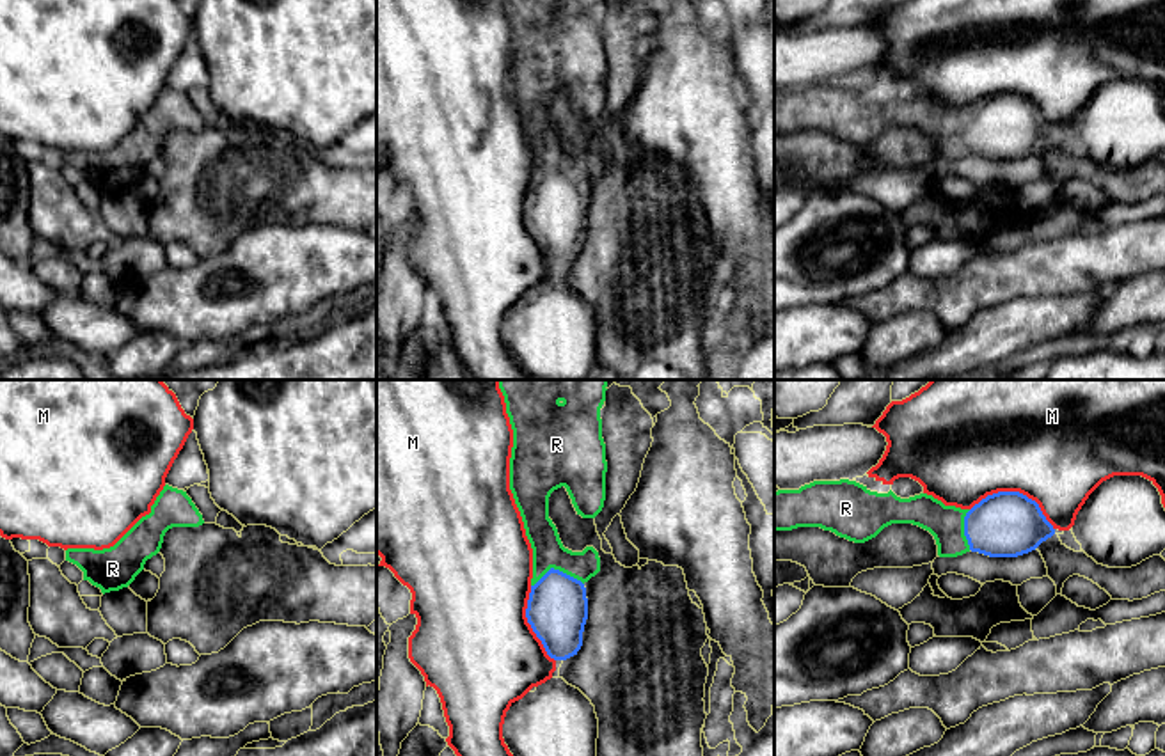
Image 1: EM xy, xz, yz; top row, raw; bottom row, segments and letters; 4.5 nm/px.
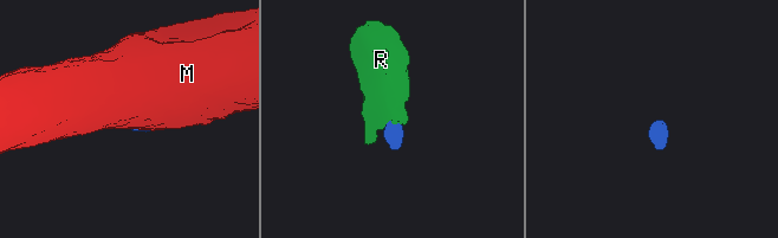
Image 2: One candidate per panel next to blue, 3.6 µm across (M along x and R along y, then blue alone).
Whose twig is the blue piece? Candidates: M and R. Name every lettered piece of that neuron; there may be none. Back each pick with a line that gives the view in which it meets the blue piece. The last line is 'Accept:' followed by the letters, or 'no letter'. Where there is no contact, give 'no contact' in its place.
R: meets blue in xz
Accept: R

